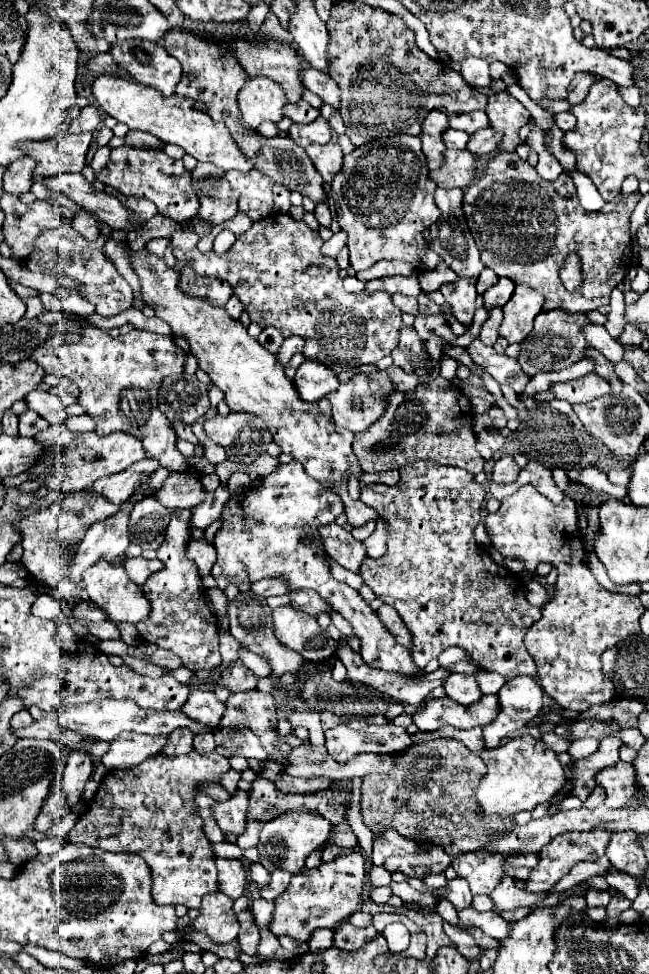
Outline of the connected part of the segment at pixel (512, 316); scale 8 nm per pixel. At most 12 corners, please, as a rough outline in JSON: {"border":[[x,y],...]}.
{"border":[[516,285],[504,305],[500,337],[520,343],[532,331],[544,299]]}

